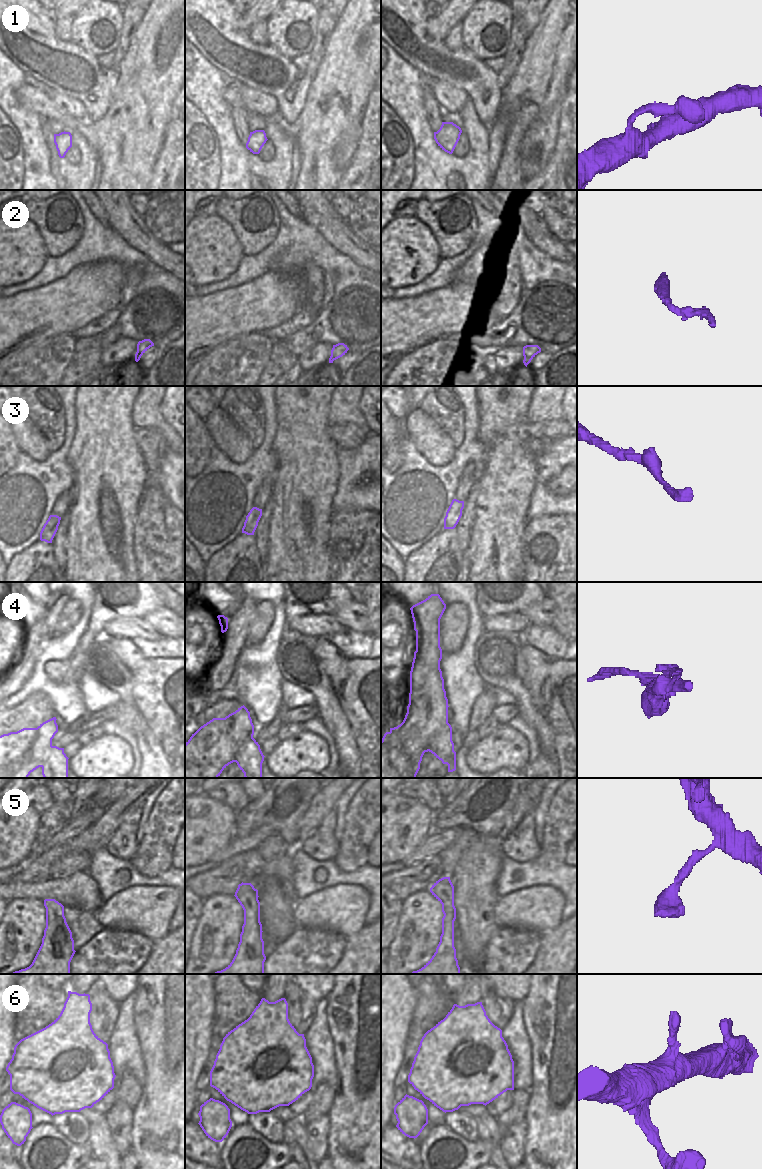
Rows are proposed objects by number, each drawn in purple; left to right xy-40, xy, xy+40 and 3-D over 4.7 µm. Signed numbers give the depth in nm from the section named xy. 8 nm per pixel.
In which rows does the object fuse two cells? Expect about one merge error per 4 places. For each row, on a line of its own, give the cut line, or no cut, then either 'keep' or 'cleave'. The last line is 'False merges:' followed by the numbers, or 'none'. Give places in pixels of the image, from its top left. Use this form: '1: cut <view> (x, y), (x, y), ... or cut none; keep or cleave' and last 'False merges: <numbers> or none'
1: cut none; keep
2: cut none; keep
3: cut none; keep
4: cut xy+40 (390, 731), (421, 736), (426, 736), (431, 730), (437, 732); cleave
5: cut none; keep
6: cut none; keep
False merges: 4

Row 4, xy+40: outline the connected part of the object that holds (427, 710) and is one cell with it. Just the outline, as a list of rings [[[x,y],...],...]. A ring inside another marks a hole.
[[[431,594],[410,608],[416,631],[416,651],[410,671],[409,704],[403,722],[397,727],[390,728],[390,732],[425,737],[429,735],[431,730],[436,730],[437,733],[432,739],[429,752],[441,760],[443,764],[448,765],[448,772],[453,772],[456,770],[456,752],[452,741],[452,727],[448,723],[448,699],[440,669],[442,659],[440,619],[445,609],[446,604],[439,594]]]

